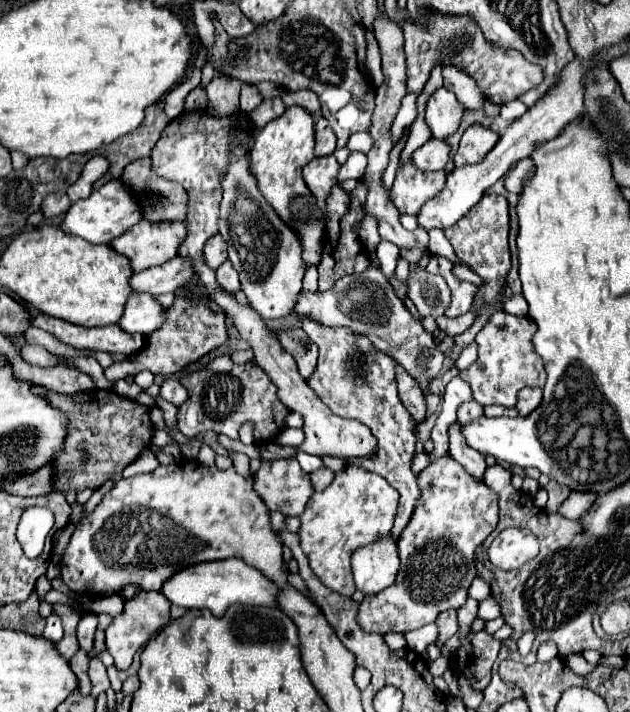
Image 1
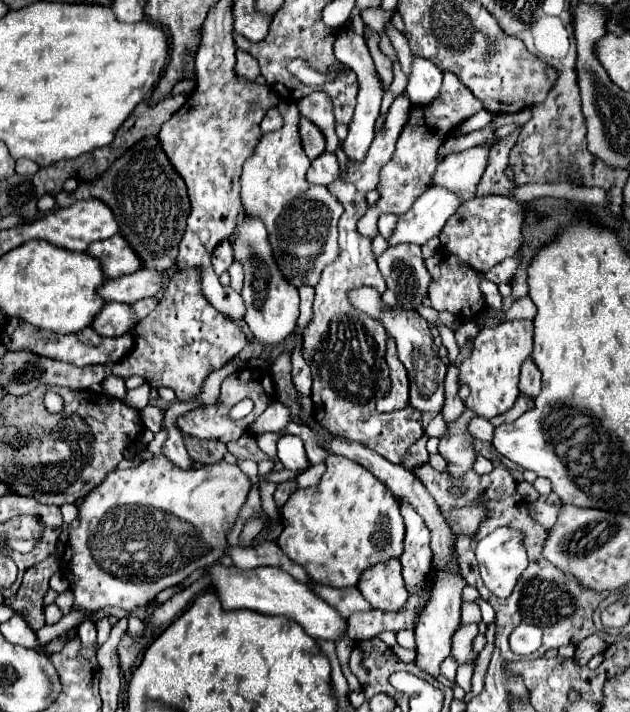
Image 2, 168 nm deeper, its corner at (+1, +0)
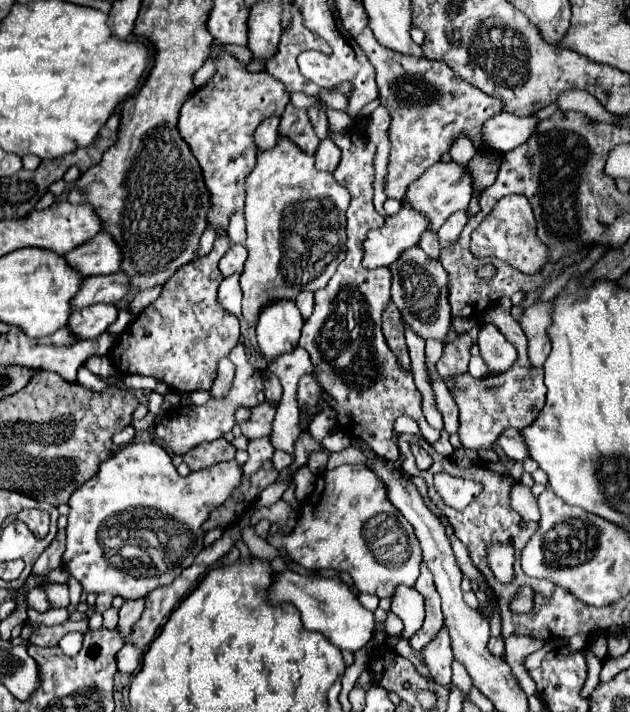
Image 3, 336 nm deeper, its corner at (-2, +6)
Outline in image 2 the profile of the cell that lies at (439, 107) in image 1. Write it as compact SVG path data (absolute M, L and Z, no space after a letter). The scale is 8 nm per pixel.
M412 56L412 72L406 94L412 104L428 104L438 96L442 84L442 72L426 58Z

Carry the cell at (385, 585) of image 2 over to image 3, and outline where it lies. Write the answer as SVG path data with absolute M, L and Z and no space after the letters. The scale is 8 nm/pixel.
M395 588L395 596L391 596L391 612L405 624L401 636L411 638L423 624L423 596L415 588Z

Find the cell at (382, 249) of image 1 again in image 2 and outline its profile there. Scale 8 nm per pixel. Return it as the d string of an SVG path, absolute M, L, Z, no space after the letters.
M384 214L378 220L378 230L384 238L389 238L394 230L398 217L394 214Z

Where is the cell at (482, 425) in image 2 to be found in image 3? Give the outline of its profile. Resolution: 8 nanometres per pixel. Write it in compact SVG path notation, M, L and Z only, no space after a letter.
M507 428L505 432L501 432L497 444L501 446L501 450L511 460L525 460L527 458L527 448L523 446L521 436L519 436L519 430L515 430L515 428Z

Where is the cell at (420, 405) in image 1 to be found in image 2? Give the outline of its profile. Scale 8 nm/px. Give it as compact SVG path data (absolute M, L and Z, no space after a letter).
M388 338L386 362L390 366L392 386L390 386L388 396L384 396L384 400L378 402L378 410L380 412L394 412L394 410L400 410L400 408L408 406L408 376L406 376L404 364L398 360L394 338Z

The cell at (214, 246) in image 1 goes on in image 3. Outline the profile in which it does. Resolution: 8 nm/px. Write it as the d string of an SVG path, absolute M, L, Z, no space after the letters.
M231 244L227 254L219 262L219 270L221 270L223 276L231 276L235 272L241 274L245 260L247 260L247 248L239 246L239 244Z

